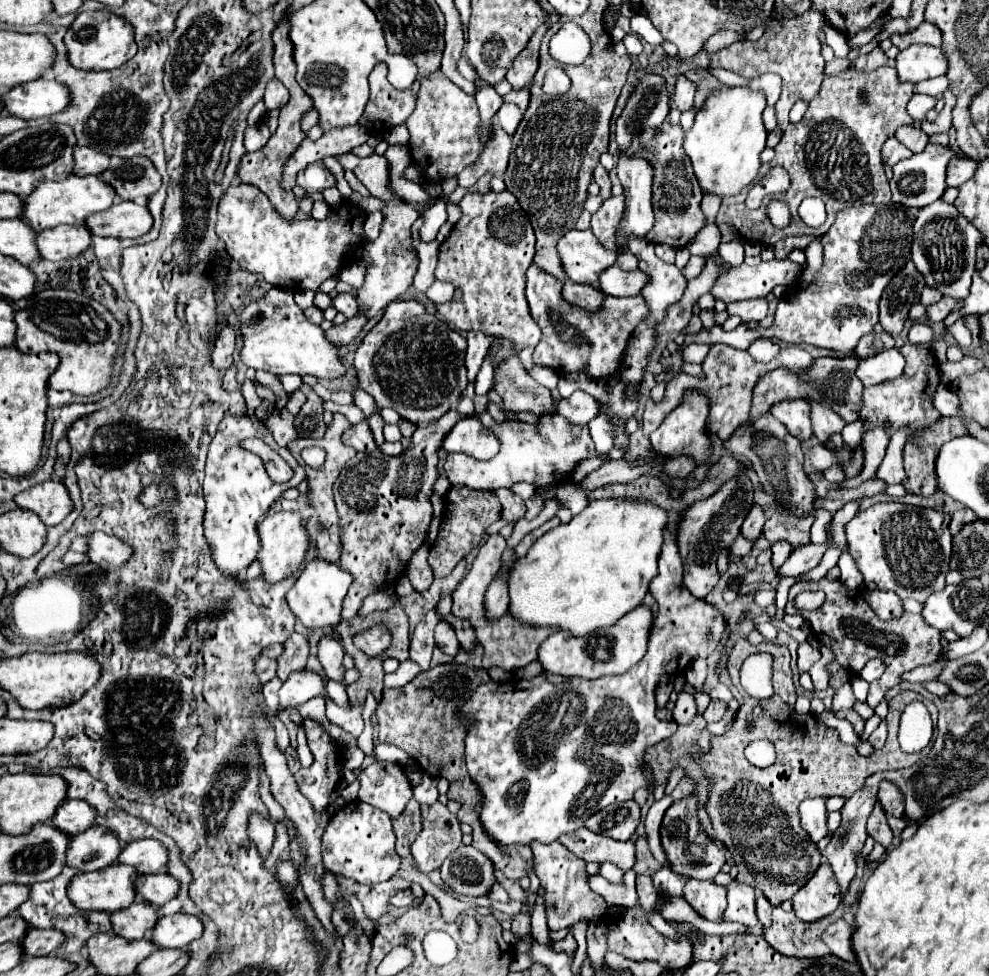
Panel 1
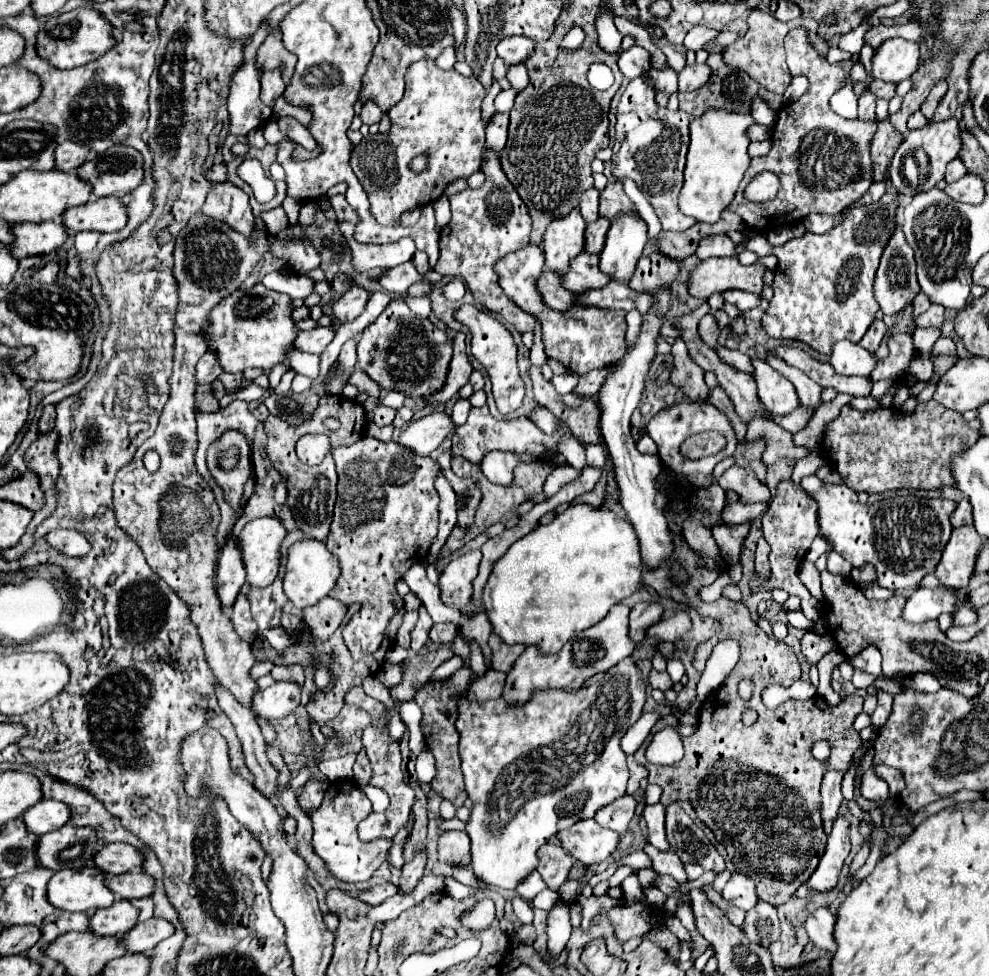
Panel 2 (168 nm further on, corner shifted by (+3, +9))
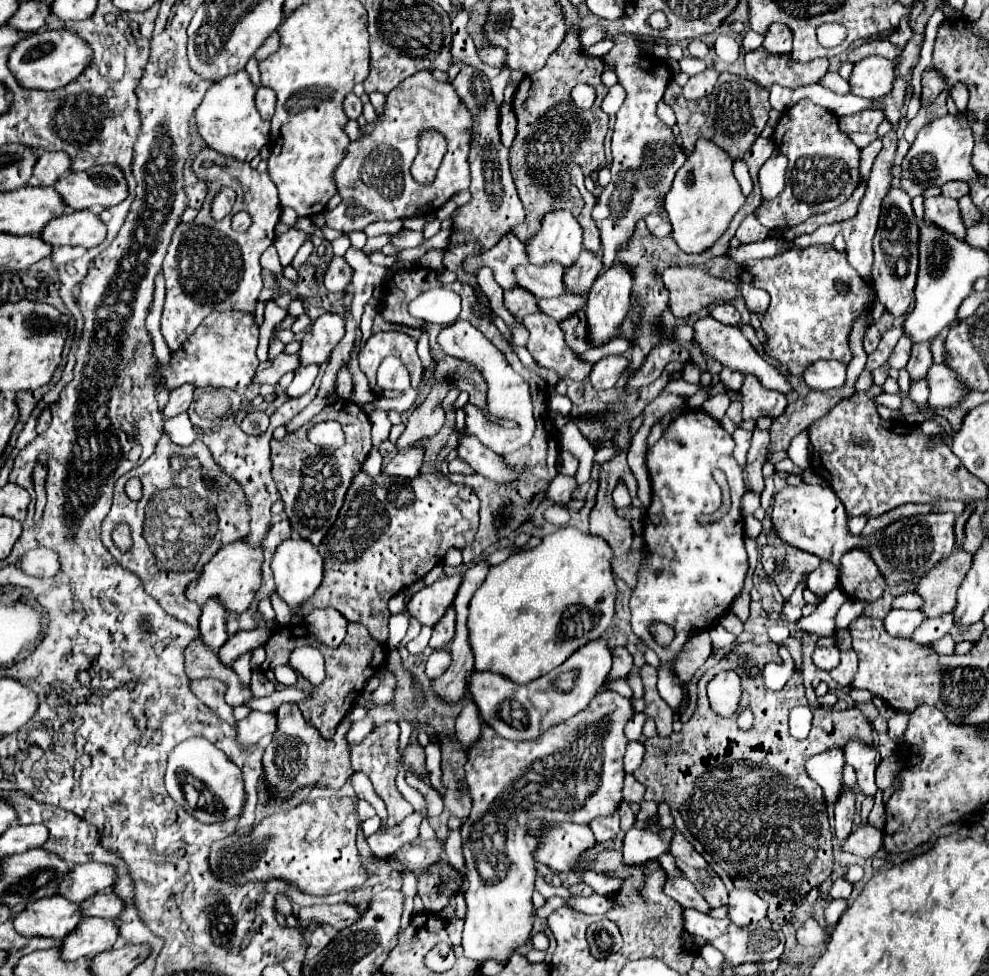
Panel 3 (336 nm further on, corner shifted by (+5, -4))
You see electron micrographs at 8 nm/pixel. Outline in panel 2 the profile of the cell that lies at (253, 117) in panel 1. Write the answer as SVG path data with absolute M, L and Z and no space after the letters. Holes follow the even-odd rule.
M263 22L259 26L259 32L255 32L251 44L245 48L245 64L239 68L239 72L235 72L233 76L233 82L231 82L231 90L229 90L229 98L227 98L227 108L229 108L229 114L231 114L231 126L229 126L229 134L247 134L249 130L253 128L259 128L259 126L265 126L269 122L271 116L263 116L263 112L269 114L269 110L265 110L265 104L259 100L259 72L257 68L253 66L253 60L255 60L255 44L263 44L263 40L273 34L269 24Z

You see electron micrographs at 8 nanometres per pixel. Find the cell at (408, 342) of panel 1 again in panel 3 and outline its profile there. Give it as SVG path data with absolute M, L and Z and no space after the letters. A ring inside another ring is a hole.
M385 331L385 333L371 335L369 341L365 343L365 347L361 347L361 351L359 351L359 367L367 375L371 389L377 391L375 373L377 373L379 363L387 355L397 355L405 363L405 367L411 373L411 387L419 389L423 383L423 367L421 367L419 355L417 355L417 341L413 337L409 337L405 333L397 333L397 331Z

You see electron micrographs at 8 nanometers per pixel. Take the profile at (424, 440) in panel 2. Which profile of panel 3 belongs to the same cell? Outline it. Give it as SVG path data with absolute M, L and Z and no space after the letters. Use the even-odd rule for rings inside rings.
M407 449L407 451L399 451L391 461L389 465L383 467L383 475L389 475L389 477L417 477L419 475L419 469L421 469L421 461L423 461L423 449Z

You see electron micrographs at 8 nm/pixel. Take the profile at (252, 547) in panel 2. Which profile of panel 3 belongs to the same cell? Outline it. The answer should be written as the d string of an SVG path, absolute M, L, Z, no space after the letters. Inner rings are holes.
M235 541L217 551L217 555L203 567L201 575L187 585L185 597L199 607L203 607L209 599L217 599L228 612L243 613L247 610L257 589L261 587L261 563L263 563L263 551L251 547L245 541Z

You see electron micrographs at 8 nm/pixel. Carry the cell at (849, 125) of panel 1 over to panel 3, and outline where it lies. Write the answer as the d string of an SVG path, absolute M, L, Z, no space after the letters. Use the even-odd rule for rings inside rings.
M809 99L795 103L787 109L773 133L777 149L787 155L787 187L771 201L763 201L757 207L759 221L769 229L787 229L803 223L807 217L827 213L851 197L859 185L859 149L839 131L837 117L827 109L815 105Z

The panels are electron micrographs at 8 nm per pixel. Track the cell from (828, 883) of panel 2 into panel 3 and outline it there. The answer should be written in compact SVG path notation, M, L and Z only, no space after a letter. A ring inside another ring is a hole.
M843 787L841 797L835 801L835 835L839 841L845 841L853 831L855 817L855 791L851 787Z

